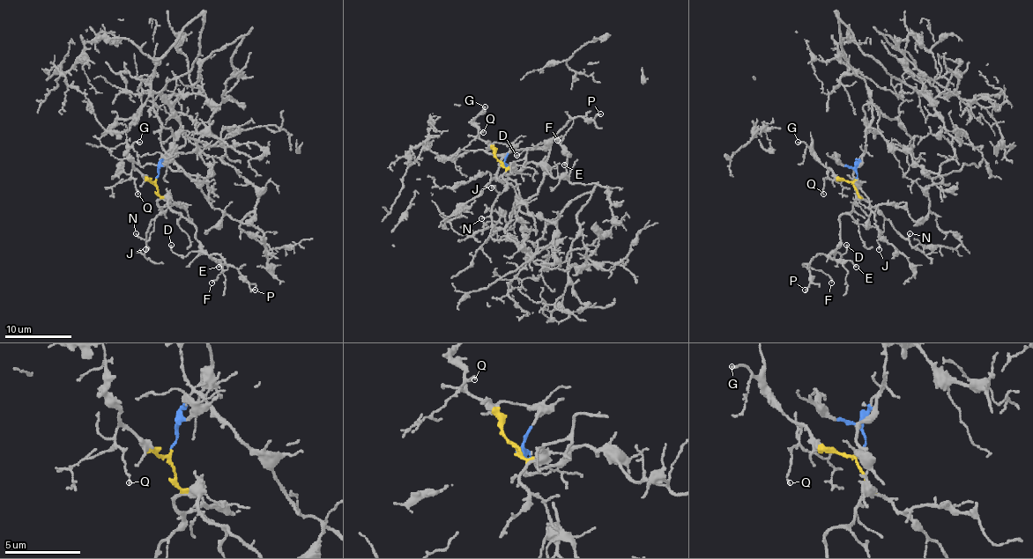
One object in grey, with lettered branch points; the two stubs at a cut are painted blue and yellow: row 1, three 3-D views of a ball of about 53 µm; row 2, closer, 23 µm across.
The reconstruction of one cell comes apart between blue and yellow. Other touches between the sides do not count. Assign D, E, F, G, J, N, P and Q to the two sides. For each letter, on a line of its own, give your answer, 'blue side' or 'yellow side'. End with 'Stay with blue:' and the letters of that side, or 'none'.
D: yellow side
E: yellow side
F: yellow side
G: yellow side
J: yellow side
N: yellow side
P: yellow side
Q: yellow side
Stay with blue: none

